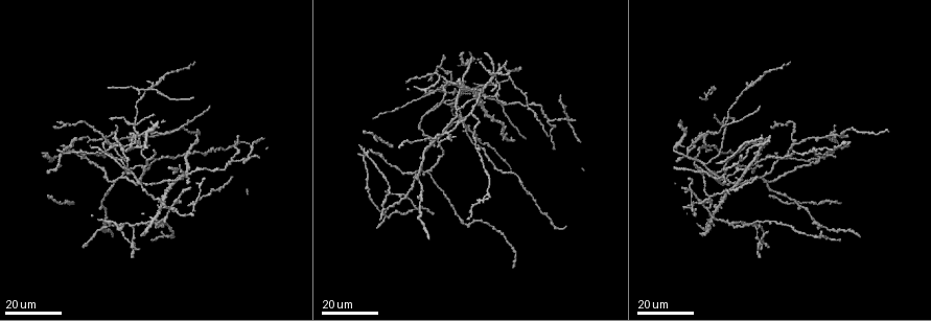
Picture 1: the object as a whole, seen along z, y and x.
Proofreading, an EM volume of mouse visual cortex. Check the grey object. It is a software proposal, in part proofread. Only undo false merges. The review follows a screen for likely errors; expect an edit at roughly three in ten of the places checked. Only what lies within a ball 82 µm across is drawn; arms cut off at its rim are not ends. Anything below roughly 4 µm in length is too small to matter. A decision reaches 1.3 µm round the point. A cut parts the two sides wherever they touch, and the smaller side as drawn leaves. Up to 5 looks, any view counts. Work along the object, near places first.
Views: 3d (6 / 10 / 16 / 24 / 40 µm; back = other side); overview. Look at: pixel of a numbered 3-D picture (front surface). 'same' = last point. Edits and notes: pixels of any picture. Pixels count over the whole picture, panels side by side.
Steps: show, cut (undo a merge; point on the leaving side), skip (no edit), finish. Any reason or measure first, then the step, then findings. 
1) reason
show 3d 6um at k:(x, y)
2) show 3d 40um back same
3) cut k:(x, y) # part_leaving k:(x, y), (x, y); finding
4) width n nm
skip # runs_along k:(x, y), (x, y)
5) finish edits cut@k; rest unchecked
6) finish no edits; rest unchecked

show 3d 24um at 1:(131, 227)

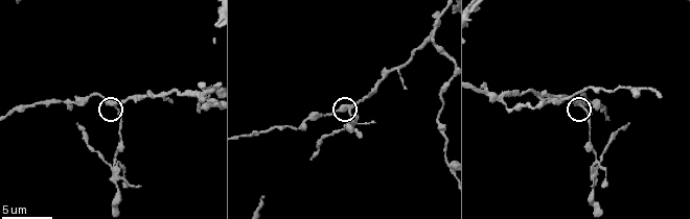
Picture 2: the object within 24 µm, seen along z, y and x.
show 3d 10um at 2:(348, 112)

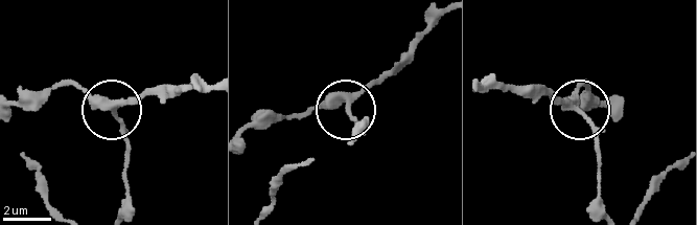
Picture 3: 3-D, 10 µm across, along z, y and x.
side_arm 14 um
skip # runs_along 3:(207, 87), (154, 87), (117, 105), (115, 117), (130, 157); continuous, no second neuron

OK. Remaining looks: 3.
side arm on a straight run
show 3d 24um at 1:(739, 170)

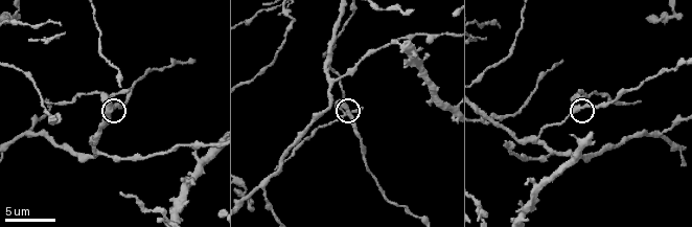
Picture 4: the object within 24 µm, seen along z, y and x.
closer look
show 3d 10um at 4:(578, 104)

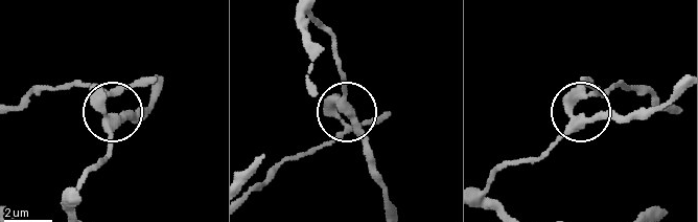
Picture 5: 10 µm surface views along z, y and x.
cut 5:(123, 89) # part_leaving 5:(328, 106), (341, 132), (280, 164), (251, 194); a second neuron is stuck on

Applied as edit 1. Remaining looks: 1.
finish edits cut@5; rest unchecked

